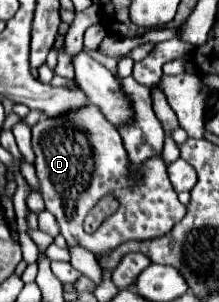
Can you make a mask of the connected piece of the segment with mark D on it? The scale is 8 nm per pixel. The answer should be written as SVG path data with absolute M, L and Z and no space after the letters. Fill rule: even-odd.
M86 103L86 107L72 109L58 117L42 117L32 127L32 151L46 209L54 213L60 233L70 247L80 245L94 255L104 255L126 241L150 241L162 237L186 215L186 205L178 201L162 155L146 159L136 171L140 173L140 179L136 177L136 183L128 183L128 151L124 149L116 127L94 103ZM108 193L116 195L120 209L104 219L96 233L88 235L82 229L84 217Z

